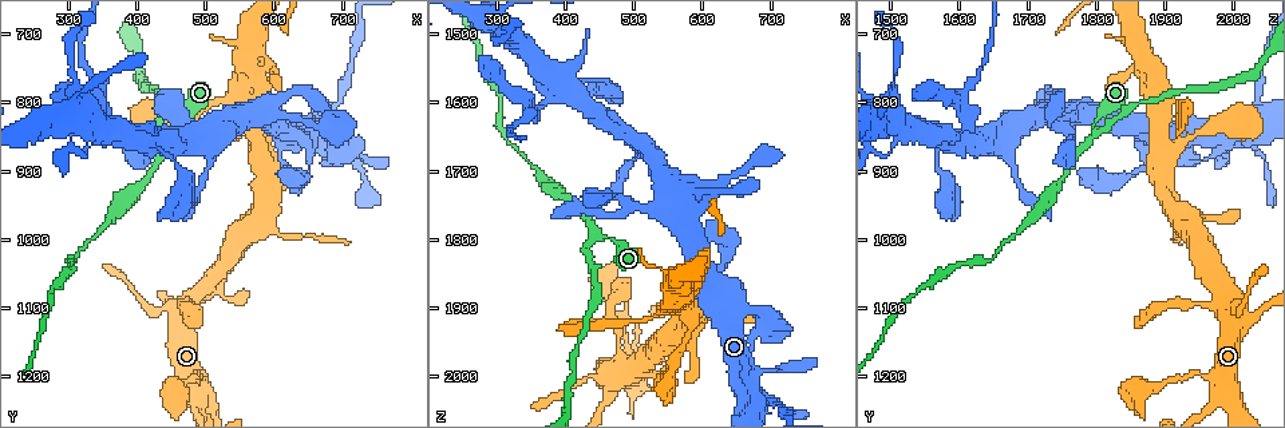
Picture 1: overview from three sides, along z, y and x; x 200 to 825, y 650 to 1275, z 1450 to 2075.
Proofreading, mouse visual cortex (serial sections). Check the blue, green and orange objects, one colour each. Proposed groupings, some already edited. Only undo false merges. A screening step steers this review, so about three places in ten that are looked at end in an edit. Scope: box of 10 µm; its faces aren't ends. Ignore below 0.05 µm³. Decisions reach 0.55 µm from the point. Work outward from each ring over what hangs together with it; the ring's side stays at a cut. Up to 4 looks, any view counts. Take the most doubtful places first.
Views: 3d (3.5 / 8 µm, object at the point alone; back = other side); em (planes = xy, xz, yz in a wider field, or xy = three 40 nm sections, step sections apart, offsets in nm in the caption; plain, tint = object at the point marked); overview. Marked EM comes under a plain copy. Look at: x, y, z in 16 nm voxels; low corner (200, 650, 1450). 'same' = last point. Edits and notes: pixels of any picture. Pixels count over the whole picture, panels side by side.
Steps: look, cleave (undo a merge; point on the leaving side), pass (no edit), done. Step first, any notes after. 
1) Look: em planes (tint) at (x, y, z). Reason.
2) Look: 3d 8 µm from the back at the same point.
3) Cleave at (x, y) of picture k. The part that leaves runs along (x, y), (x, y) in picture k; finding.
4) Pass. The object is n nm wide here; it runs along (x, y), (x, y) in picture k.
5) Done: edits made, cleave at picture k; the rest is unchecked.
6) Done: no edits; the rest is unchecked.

Look: em xy step 2 (tint) at (450, 845, 1800). Thin neck.

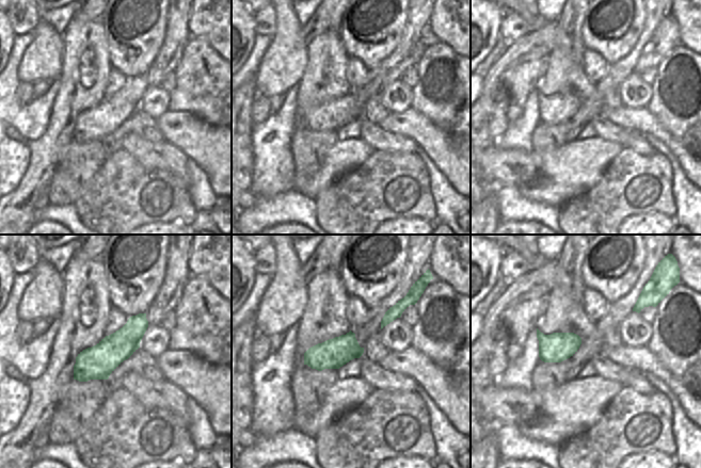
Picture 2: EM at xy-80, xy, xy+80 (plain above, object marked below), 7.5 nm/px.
Look: 3d 3.5 µm at the same point.

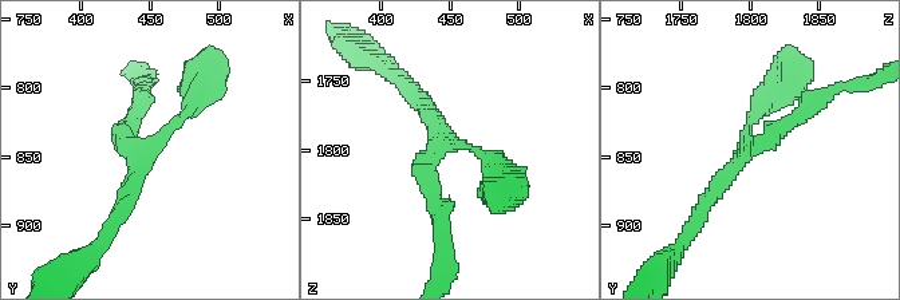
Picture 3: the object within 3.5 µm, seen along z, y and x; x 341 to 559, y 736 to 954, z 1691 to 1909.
Pass. 3 arms meet here; the arms are 200, 200, 250 nm wide; it runs along (204, 86), (142, 160), (117, 217) in picture 3; one cell here.

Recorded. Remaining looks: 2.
Look: 3d 3.5 µm at (695, 795, 2040). Thin neck.

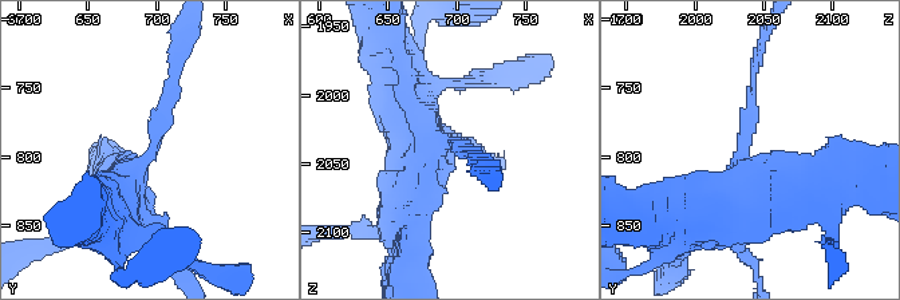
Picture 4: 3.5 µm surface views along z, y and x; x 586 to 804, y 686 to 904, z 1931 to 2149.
Look: em xy step 2 (tint) at (700, 792, 2036). The arms are 100, 500 nm wide; shape alone is not enough.

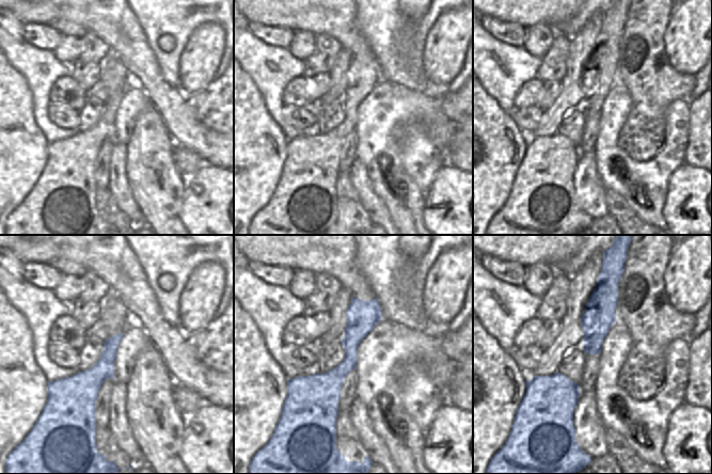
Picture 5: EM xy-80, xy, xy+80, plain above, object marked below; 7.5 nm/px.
Pass. It runs along (374, 301), (329, 383), (329, 421) in picture 5; continuous, no second cell.

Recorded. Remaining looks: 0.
Done: no edits; the rest is unchecked.

